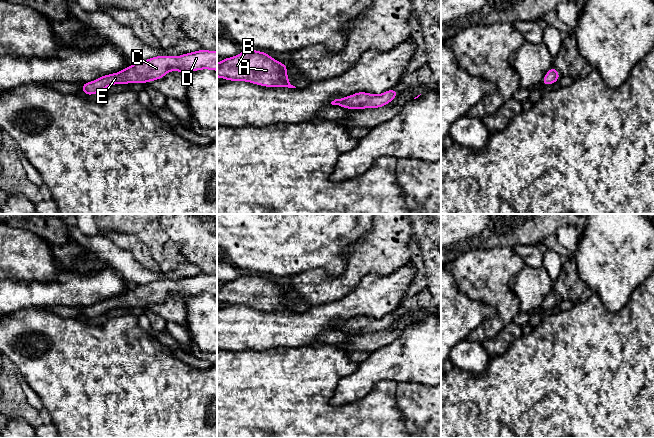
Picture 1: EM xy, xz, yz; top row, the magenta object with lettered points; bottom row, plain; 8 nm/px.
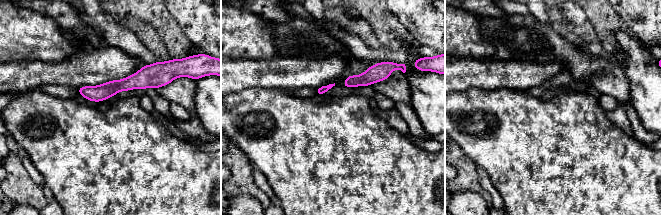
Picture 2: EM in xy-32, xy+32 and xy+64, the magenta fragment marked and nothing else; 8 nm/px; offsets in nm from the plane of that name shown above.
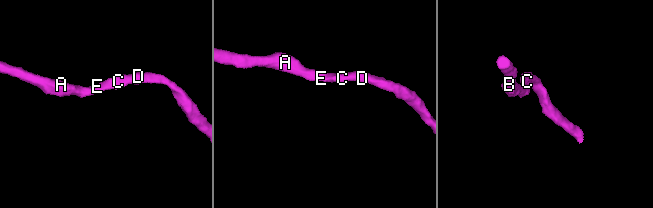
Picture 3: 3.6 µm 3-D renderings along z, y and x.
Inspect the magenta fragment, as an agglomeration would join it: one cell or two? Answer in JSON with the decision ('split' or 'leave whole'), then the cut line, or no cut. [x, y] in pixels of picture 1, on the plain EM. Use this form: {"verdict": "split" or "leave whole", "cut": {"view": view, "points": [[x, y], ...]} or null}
{"verdict": "leave whole", "cut": null}

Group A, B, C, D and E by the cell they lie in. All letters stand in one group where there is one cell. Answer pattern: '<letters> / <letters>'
A B C D E

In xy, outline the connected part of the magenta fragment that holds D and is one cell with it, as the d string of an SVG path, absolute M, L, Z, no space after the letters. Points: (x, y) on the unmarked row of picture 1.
M198 274L178 281L156 280L134 288L115 298L107 298L88 307L82 307L82 316L94 319L113 308L147 307L159 304L169 295L182 297L209 293L217 295L217 275Z

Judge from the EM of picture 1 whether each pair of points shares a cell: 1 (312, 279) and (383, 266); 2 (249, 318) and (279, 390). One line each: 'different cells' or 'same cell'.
1: same cell
2: different cells

